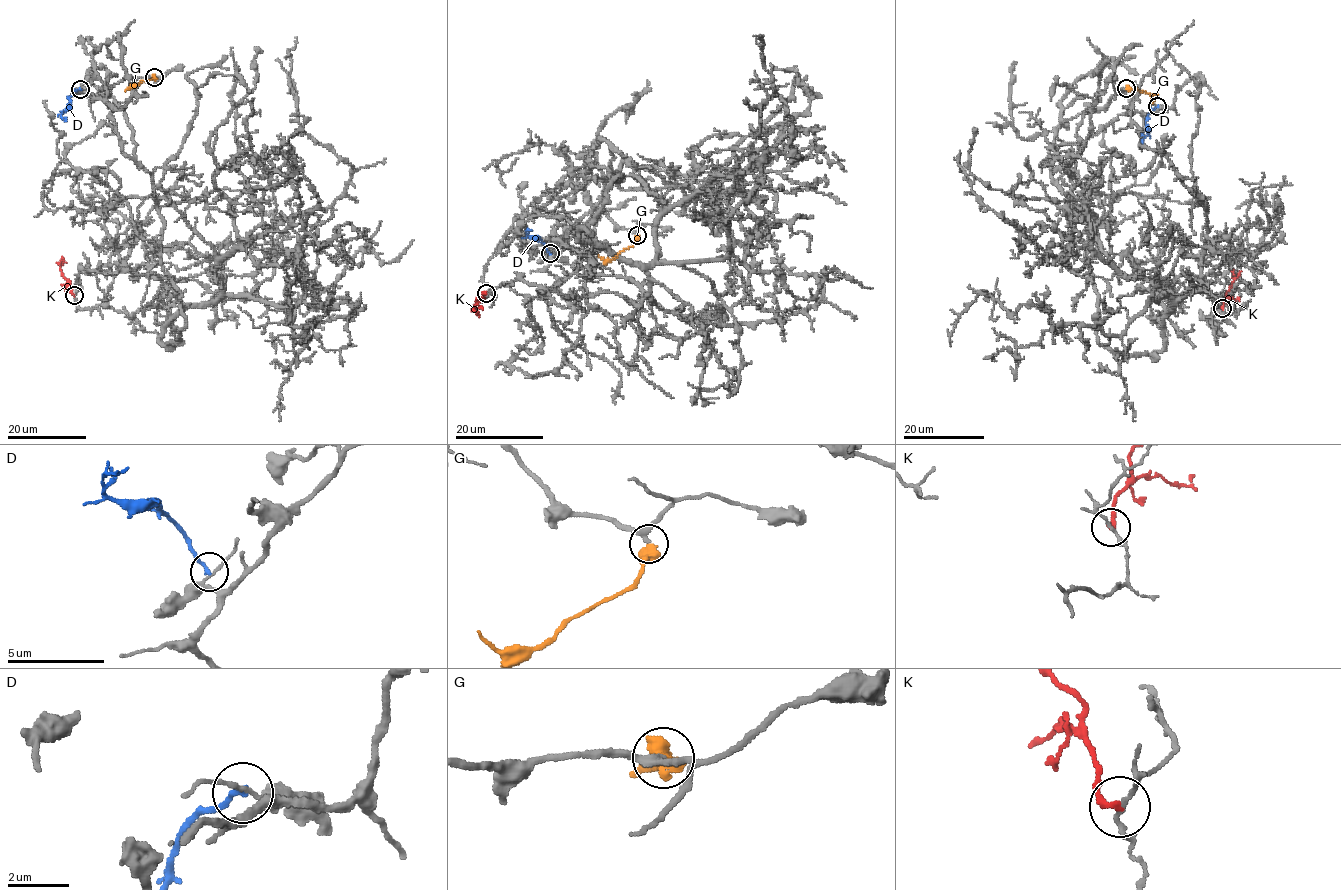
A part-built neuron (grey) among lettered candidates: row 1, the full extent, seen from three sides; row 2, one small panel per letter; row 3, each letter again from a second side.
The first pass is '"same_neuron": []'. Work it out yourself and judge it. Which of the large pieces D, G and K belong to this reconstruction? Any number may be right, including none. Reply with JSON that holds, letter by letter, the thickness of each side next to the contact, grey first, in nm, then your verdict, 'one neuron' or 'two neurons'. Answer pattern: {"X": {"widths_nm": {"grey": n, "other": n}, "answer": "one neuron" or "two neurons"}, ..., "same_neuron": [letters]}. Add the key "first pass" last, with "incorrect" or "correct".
{"D": {"widths_nm": {"grey": 170, "other": 200}, "answer": "two neurons"}, "G": {"widths_nm": {"grey": 240, "other": 600}, "answer": "one neuron"}, "K": {"widths_nm": {"grey": 130, "other": 240}, "answer": "two neurons"}, "same_neuron": ["G"], "first pass": "incorrect"}

